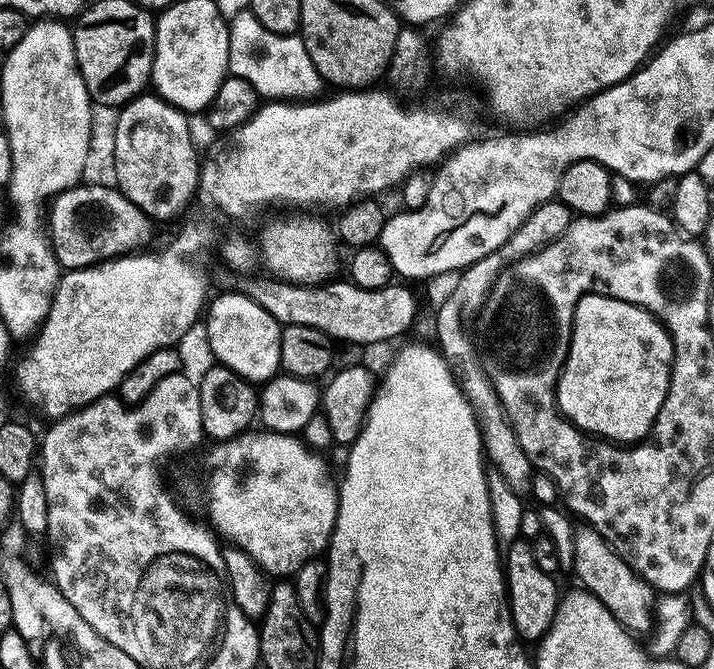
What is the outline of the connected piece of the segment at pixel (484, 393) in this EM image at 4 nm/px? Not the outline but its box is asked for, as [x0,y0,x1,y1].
[435,198,573,498]

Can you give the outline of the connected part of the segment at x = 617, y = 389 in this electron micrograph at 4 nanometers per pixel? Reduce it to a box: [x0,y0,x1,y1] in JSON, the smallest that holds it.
[555,293,673,446]

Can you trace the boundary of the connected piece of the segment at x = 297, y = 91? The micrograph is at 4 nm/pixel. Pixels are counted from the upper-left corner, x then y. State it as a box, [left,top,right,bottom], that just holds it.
[228,8,324,100]

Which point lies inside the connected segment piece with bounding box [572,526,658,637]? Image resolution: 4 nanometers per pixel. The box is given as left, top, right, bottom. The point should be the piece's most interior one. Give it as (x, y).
(632, 600)

